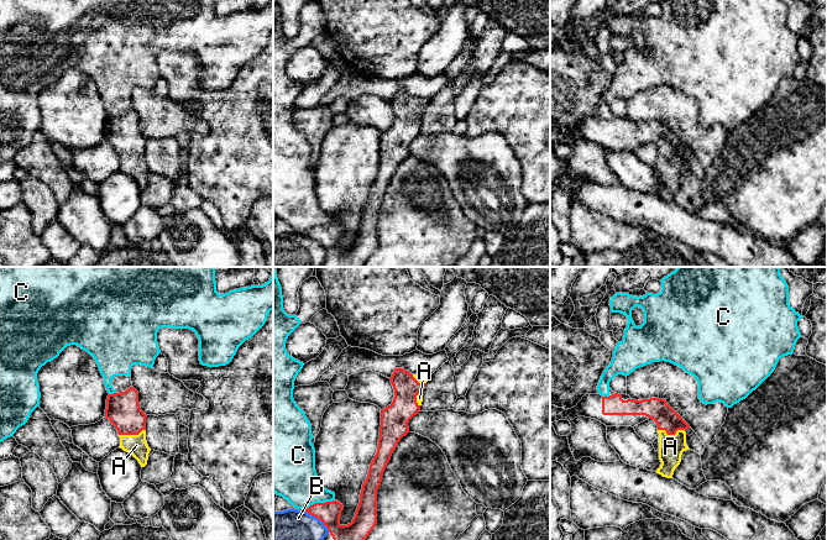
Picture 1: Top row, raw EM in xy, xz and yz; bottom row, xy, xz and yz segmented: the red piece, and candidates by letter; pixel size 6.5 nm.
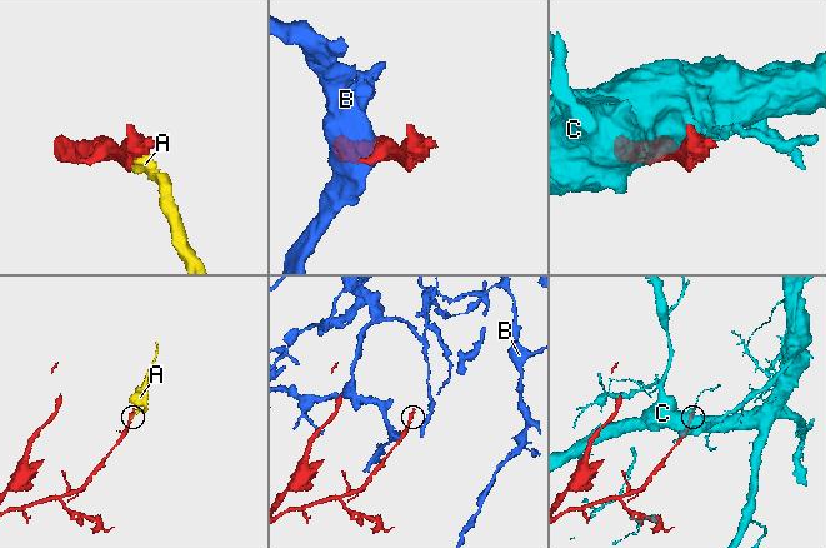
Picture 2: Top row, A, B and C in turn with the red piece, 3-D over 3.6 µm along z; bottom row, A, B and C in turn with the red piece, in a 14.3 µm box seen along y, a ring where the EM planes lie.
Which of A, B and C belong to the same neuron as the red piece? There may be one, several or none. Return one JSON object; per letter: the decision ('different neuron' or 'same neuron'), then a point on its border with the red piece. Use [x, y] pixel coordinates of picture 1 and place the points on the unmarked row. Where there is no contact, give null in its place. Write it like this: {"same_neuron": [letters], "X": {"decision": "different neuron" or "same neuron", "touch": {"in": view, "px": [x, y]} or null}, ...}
{"same_neuron": ["A"], "A": {"decision": "same neuron", "touch": {"in": "yz", "px": [671, 157]}}, "B": {"decision": "different neuron", "touch": {"in": "xz", "px": [318, 241]}}, "C": {"decision": "different neuron", "touch": {"in": "xz", "px": [319, 226]}}}

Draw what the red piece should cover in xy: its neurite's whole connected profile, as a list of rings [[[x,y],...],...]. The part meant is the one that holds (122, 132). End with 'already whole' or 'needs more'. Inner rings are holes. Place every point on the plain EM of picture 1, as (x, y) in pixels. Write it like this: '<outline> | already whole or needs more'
[[[130,110],[125,115],[109,117],[105,141],[115,150],[120,172],[131,177],[141,188],[147,188],[151,172],[146,164],[146,141],[138,126],[138,115]]] | needs more

